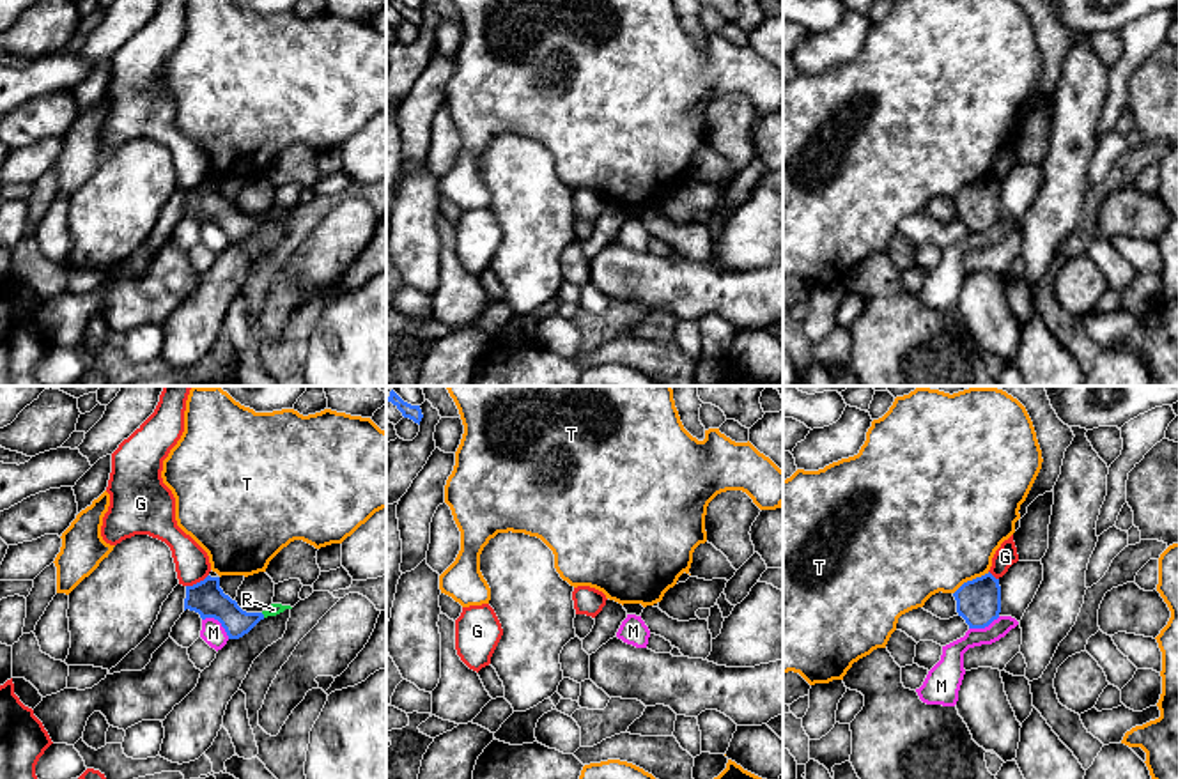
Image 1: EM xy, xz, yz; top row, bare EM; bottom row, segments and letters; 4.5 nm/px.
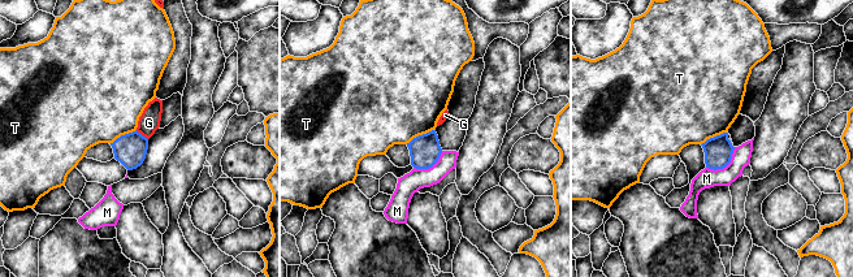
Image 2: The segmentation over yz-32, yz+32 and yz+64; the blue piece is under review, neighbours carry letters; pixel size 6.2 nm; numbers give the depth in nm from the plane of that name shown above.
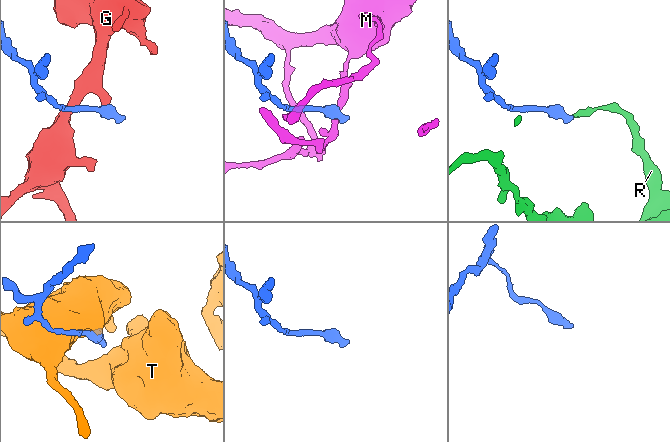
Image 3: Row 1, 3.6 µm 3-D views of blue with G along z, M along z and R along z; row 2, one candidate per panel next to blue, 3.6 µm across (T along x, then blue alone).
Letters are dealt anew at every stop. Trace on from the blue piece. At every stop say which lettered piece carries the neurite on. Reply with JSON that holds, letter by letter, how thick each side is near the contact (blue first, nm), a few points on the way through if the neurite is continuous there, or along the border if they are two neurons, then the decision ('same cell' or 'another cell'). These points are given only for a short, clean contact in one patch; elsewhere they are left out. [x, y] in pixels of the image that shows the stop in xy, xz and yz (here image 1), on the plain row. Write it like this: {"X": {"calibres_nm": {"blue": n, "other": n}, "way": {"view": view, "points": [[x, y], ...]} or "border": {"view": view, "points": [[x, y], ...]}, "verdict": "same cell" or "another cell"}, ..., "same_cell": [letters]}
{"G": {"calibres_nm": {"blue": 160, "other": 160}, "border": {"view": "xy", "points": [[208, 177], [186, 190]]}, "verdict": "another cell"}, "M": {"calibres_nm": {"blue": 160, "other": 100}, "border": {"view": "xy", "points": [[202, 222], [215, 222], [229, 241]]}, "verdict": "another cell"}, "R": {"calibres_nm": {"blue": 150, "other": 60}, "verdict": "another cell"}, "T": {"calibres_nm": {"blue": 200, "other": 480}, "verdict": "same cell"}, "same_cell": ["T"]}

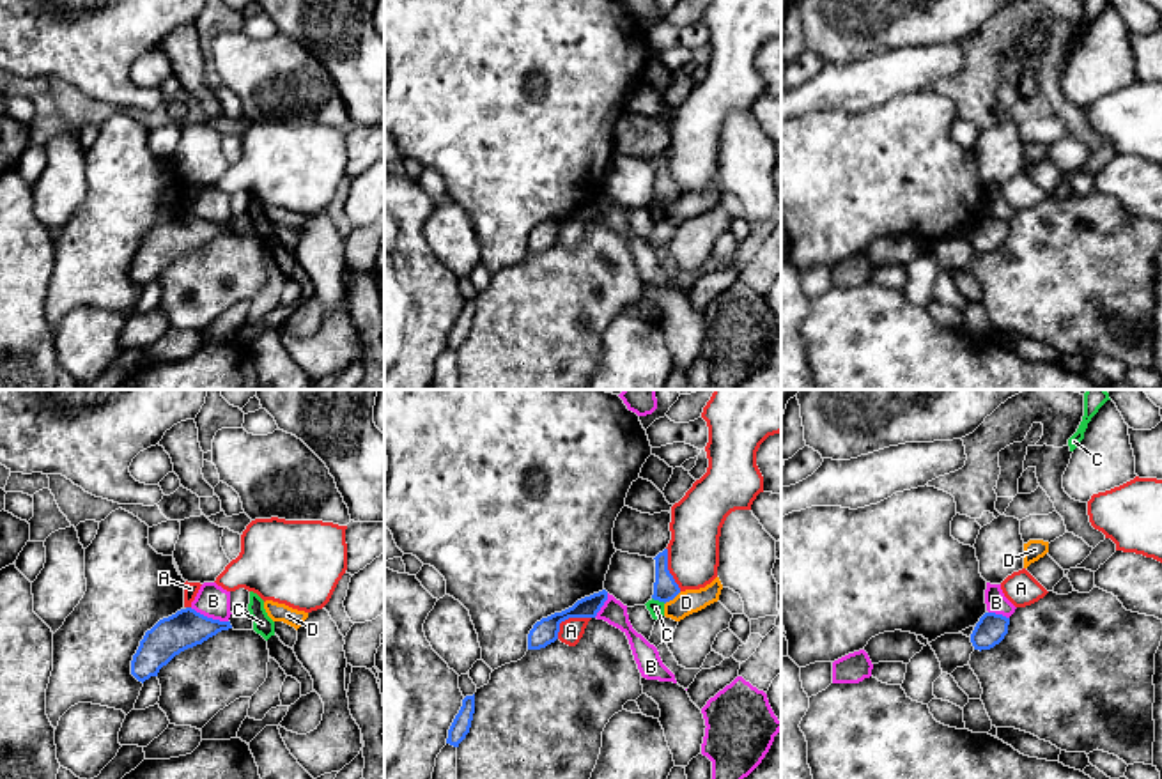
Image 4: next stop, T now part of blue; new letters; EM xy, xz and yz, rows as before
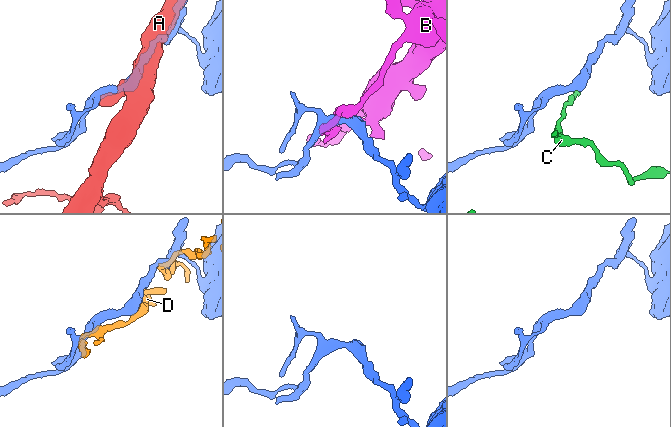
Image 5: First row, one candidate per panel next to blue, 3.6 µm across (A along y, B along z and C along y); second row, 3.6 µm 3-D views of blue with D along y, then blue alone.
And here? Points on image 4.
{"A": {"calibres_nm": {"blue": 120, "other": 110}, "verdict": "another cell"}, "B": {"calibres_nm": {"blue": 170, "other": 150}, "verdict": "another cell"}, "C": {"calibres_nm": {"blue": 110, "other": 70}, "border": {"view": "xz", "points": [[652, 200], [665, 206]]}, "verdict": "another cell"}, "D": {"calibres_nm": {"blue": 110, "other": 110}, "verdict": "another cell"}, "same_cell": []}

